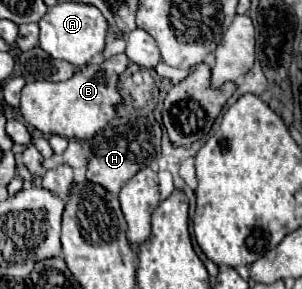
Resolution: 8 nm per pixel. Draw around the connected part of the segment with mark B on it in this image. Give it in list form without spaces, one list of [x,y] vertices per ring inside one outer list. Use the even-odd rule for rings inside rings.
[[[121,53],[113,59],[89,63],[63,83],[49,83],[49,81],[27,83],[21,91],[21,115],[29,125],[33,125],[43,135],[61,135],[75,141],[91,139],[115,117],[115,107],[123,103],[121,95],[115,89],[115,81],[119,73],[125,71],[125,67],[127,55]]]

